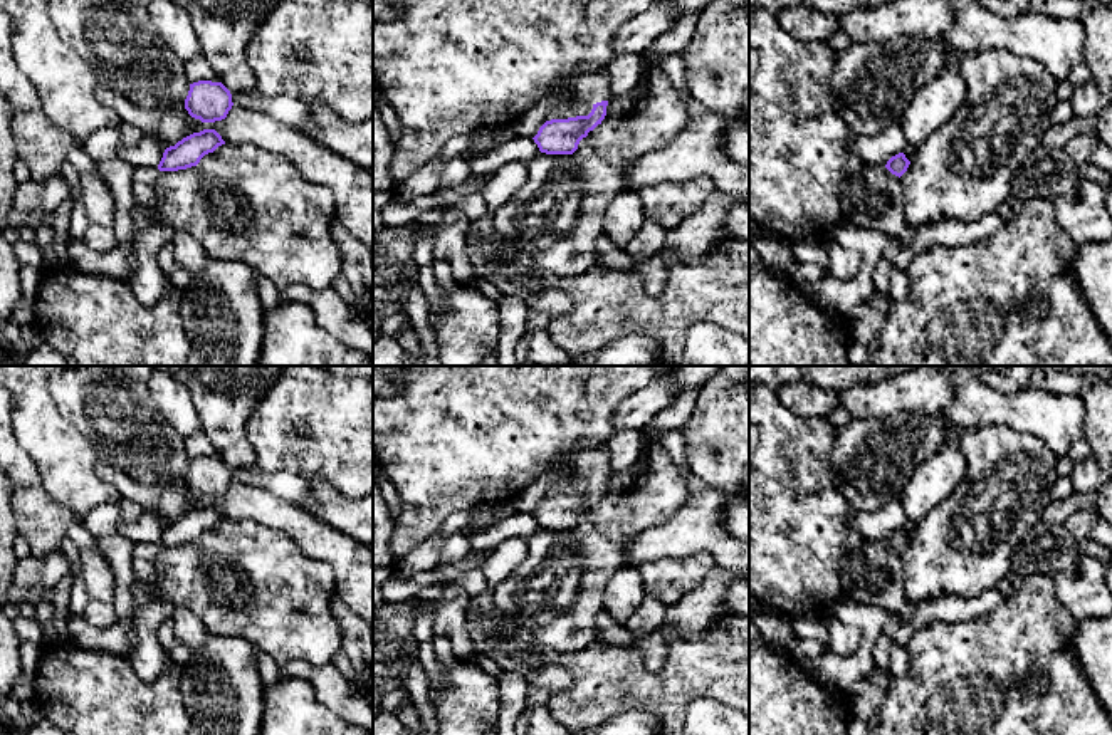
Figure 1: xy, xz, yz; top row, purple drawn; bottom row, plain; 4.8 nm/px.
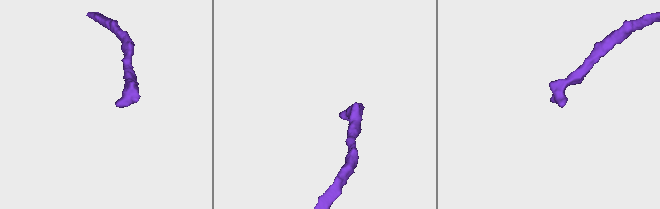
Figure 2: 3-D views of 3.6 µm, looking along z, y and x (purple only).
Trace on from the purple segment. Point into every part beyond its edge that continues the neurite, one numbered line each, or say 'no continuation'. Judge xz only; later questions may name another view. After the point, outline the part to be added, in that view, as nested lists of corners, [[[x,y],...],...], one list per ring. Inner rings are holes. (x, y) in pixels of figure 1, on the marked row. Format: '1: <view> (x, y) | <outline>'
1: xz (585, 89) | [[[606,65],[588,74],[558,77],[551,89],[566,92],[571,97],[571,102],[554,107],[549,112],[548,121],[588,116],[596,102],[611,97]]]

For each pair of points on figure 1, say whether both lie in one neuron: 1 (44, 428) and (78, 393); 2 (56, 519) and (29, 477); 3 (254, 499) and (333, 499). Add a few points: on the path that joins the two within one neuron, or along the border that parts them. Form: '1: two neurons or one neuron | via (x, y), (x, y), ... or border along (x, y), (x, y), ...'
1: two neurons | border along (47, 383), (54, 406), (86, 440)
2: one neuron | via (46, 509), (34, 497), (34, 487)
3: two neurons | border along (304, 509), (341, 531)

